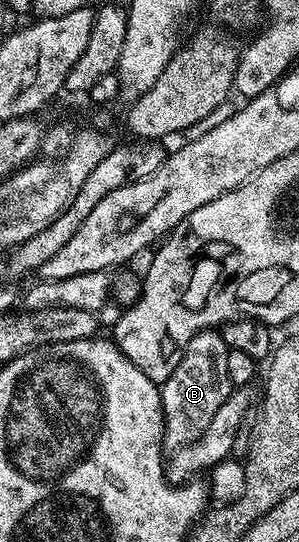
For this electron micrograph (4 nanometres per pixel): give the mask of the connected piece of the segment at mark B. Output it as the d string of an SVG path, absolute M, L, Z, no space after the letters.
M206 330L195 334L191 342L187 342L183 358L179 358L179 366L160 385L161 409L165 419L163 448L166 453L176 454L181 449L191 446L211 426L211 418L219 411L219 406L227 402L231 385L227 378L227 354L229 347L220 331Z

